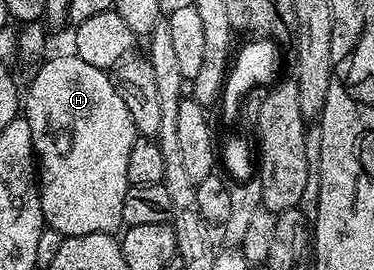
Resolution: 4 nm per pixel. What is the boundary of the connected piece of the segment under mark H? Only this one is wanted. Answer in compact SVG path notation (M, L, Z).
M76 56L69 57L47 57L35 72L30 91L24 94L24 117L28 128L32 128L36 181L38 194L42 196L42 221L49 229L67 238L114 234L114 226L123 225L122 195L124 188L130 186L128 152L132 127L128 108L122 106L120 92L114 89L113 81L108 80L105 73L84 64L84 60Z

